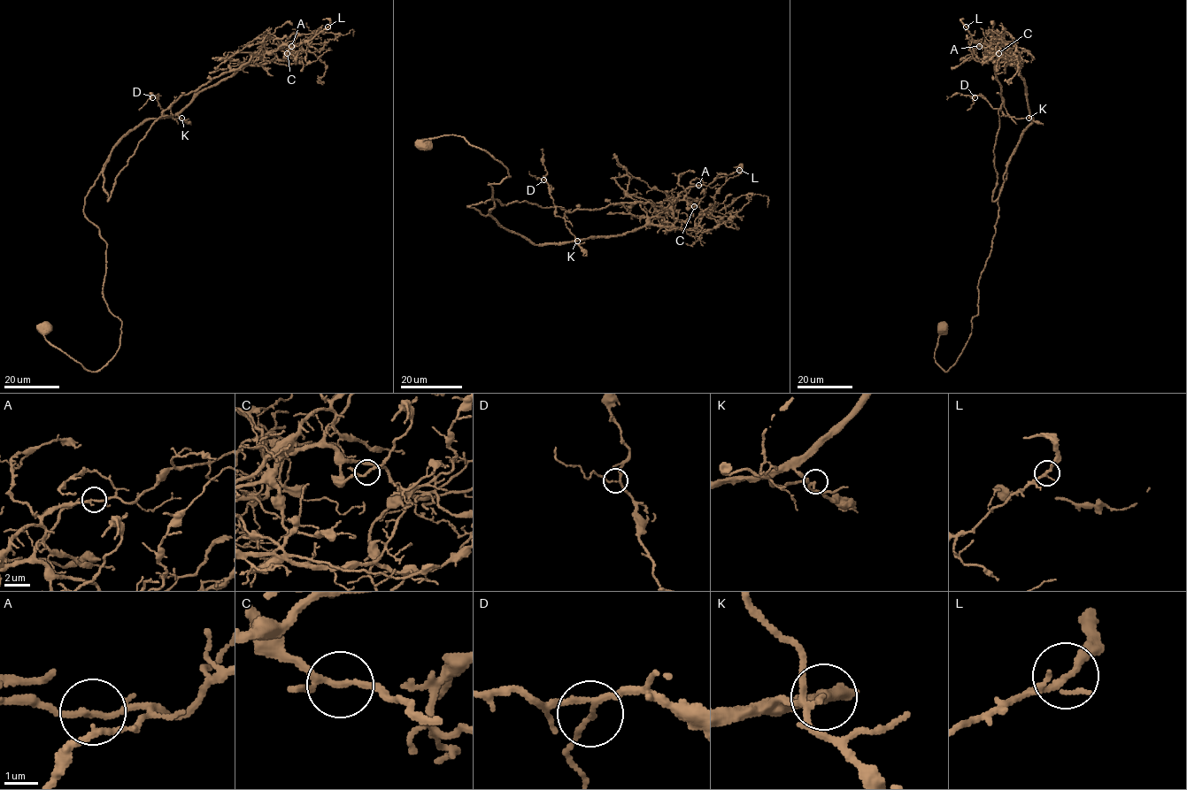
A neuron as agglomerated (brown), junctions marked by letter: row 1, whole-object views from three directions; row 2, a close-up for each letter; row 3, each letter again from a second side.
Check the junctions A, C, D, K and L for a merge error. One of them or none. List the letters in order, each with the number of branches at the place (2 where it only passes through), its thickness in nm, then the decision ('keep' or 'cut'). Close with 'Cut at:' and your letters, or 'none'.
A: 3 | 150 nm | keep
C: 3 | 150 nm | keep
D: 3 | 130 nm | keep
K: 3 | 160 nm | keep
L: 3 | 160 nm | keep
Cut at: none

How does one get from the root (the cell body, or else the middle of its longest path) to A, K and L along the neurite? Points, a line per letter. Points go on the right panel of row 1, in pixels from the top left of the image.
A: (943, 326), (934, 358), (946, 371), (978, 314), (1006, 164), (1032, 122), (1018, 70), (979, 46)
K: (943, 326), (934, 358), (946, 371), (978, 314), (978, 284), (991, 249), (999, 189), (1028, 118)
L: (943, 326), (934, 358), (946, 371), (978, 314), (1006, 164), (1032, 122), (1018, 70), (965, 26)

